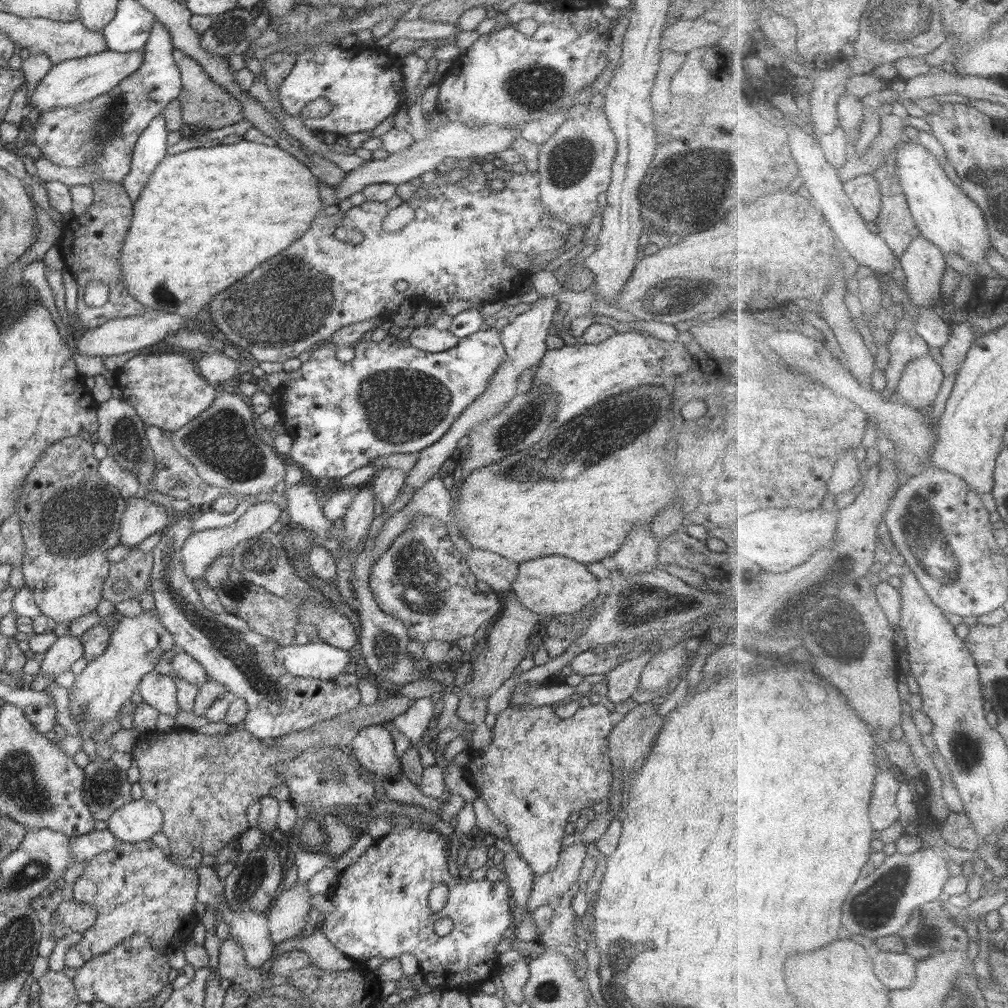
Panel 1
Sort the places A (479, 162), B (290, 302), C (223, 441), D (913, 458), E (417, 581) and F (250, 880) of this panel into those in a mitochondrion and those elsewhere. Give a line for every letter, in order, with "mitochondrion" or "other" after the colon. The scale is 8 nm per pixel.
A: other
B: mitochondrion
C: mitochondrion
D: other
E: mitochondrion
F: mitochondrion

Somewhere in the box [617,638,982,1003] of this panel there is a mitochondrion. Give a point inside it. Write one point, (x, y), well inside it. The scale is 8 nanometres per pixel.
(872, 905)

